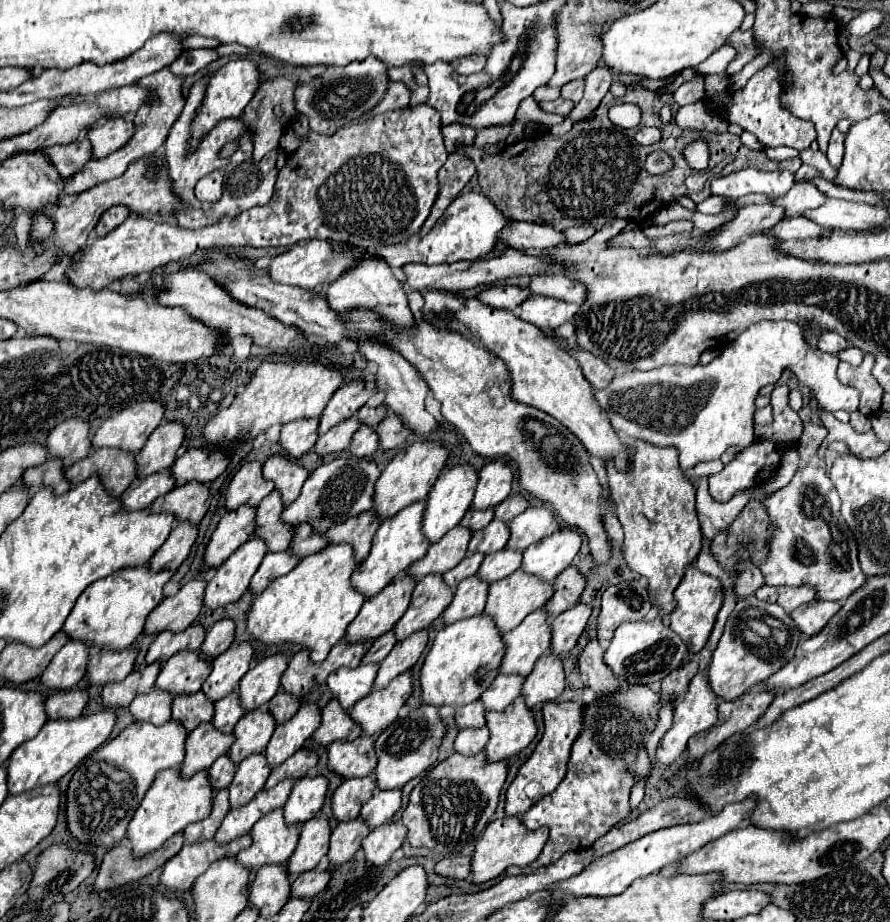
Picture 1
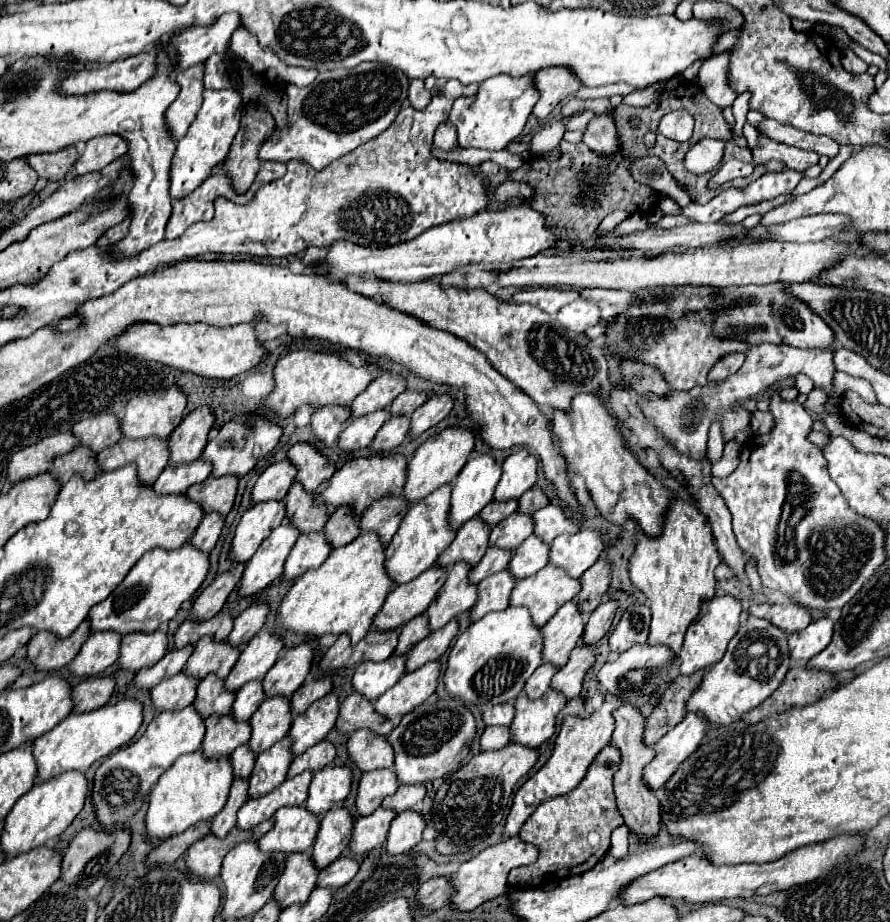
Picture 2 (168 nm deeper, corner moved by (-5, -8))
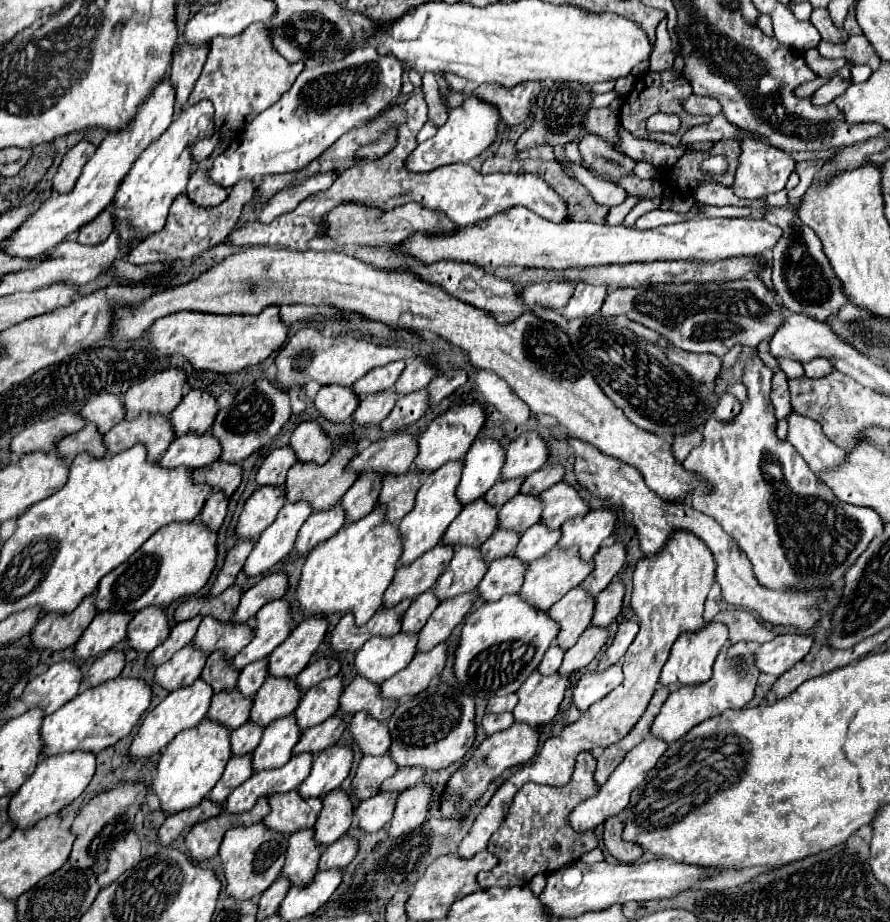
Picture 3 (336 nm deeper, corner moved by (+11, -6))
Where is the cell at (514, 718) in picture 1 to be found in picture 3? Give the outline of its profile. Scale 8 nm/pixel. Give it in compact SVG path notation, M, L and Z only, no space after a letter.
M532 672L516 690L518 704L512 710L514 720L532 728L550 724L552 718L558 714L566 686L568 678L562 678L558 674L540 676L538 672Z

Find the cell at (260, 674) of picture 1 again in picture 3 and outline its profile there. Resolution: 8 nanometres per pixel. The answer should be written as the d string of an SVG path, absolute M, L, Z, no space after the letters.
M304 620L298 624L290 636L268 656L268 676L284 676L294 680L318 650L326 628L326 620Z

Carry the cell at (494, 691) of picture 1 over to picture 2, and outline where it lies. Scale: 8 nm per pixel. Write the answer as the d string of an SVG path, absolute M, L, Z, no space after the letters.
M542 664L540 670L536 670L530 680L526 682L524 686L524 692L530 696L530 698L540 698L548 688L550 688L550 680L552 676L556 674L556 670L560 670L558 666L552 666L552 664Z

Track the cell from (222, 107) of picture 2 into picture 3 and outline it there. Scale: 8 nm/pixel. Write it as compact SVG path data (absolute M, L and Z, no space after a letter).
M200 100L194 106L186 106L182 114L166 128L166 132L150 144L148 150L134 162L132 170L126 174L122 186L114 196L114 218L118 218L118 232L122 240L132 240L148 236L164 226L168 208L178 194L184 192L188 176L192 174L192 148L206 138L214 136L214 108L210 100Z

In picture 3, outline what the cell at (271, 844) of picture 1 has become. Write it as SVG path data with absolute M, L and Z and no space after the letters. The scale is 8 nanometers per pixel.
M298 790L276 794L268 798L270 814L262 820L266 828L290 836L298 830L312 828L318 812L322 810L322 800L304 800Z

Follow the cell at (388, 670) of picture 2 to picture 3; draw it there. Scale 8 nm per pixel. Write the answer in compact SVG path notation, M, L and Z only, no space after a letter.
M396 634L390 638L370 638L354 658L358 676L382 684L396 672L408 666L416 654L416 634Z

